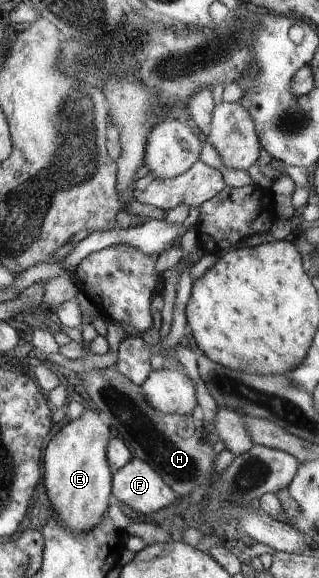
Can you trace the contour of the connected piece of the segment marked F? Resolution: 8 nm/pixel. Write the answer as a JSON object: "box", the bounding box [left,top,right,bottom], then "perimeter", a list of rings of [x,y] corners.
{"box":[114,457,176,516],"perimeter":[[[132,457],[125,466],[114,471],[115,500],[133,510],[147,516],[175,502],[176,492],[150,463]]]}

